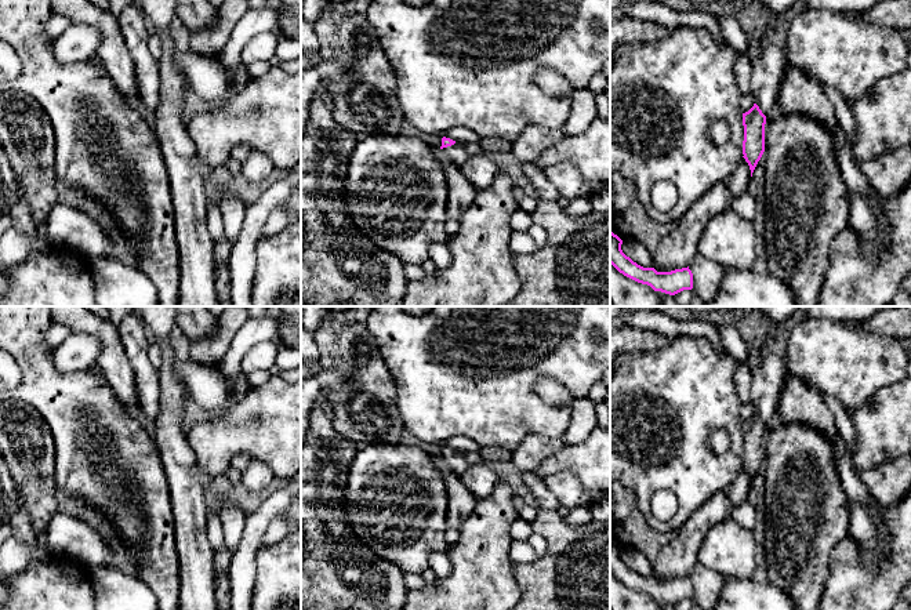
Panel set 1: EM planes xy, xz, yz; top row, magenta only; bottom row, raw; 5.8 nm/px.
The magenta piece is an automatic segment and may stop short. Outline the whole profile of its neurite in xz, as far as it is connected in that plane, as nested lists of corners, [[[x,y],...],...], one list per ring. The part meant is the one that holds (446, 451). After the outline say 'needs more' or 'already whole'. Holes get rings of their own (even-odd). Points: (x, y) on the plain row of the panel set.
[[[446,446],[442,447],[440,462],[442,466],[458,476],[461,476],[469,466],[464,453],[457,453],[456,450]]]; needs more

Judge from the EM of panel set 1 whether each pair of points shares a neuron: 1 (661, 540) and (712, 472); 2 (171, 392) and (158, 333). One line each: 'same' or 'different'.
1: different
2: same

